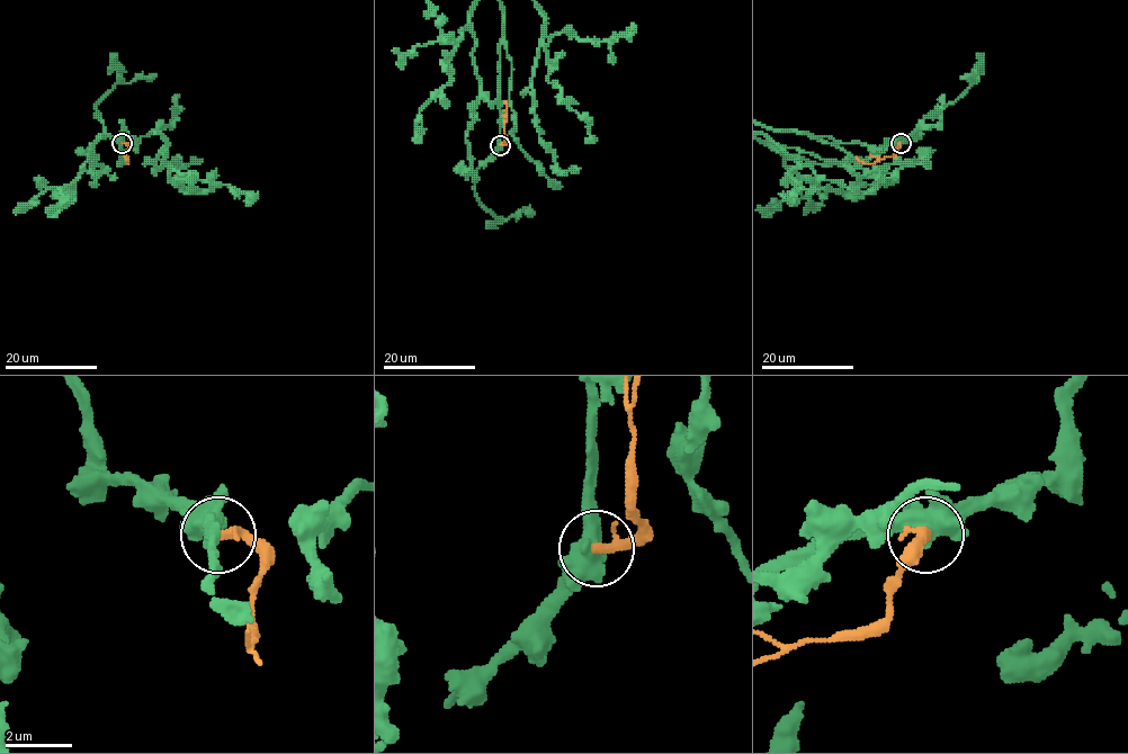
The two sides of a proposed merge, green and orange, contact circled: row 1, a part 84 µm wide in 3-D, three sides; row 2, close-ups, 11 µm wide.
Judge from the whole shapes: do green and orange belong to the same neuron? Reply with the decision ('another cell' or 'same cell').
another cell

